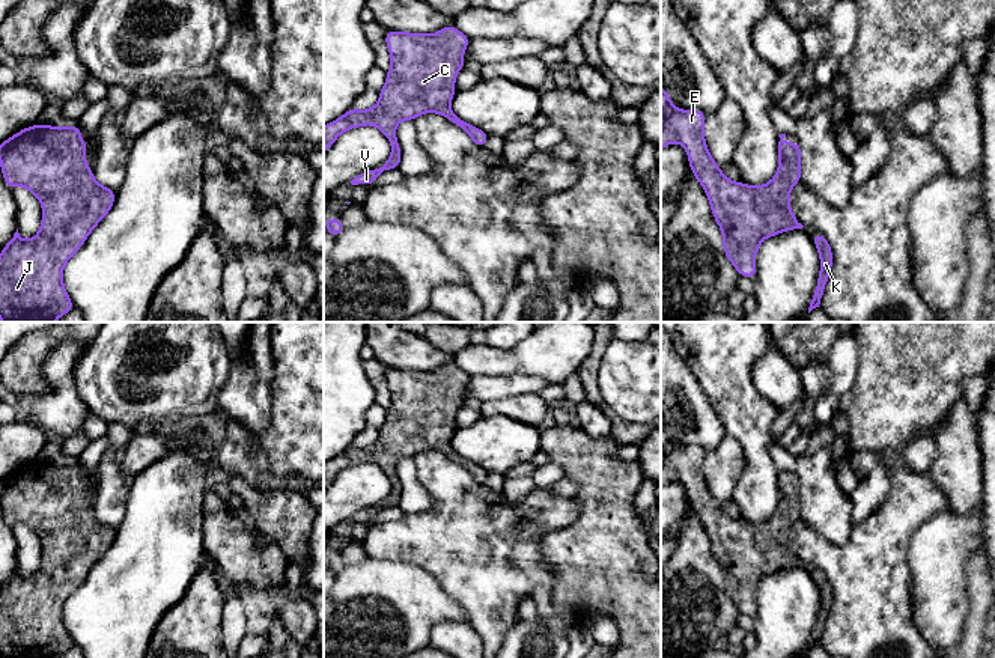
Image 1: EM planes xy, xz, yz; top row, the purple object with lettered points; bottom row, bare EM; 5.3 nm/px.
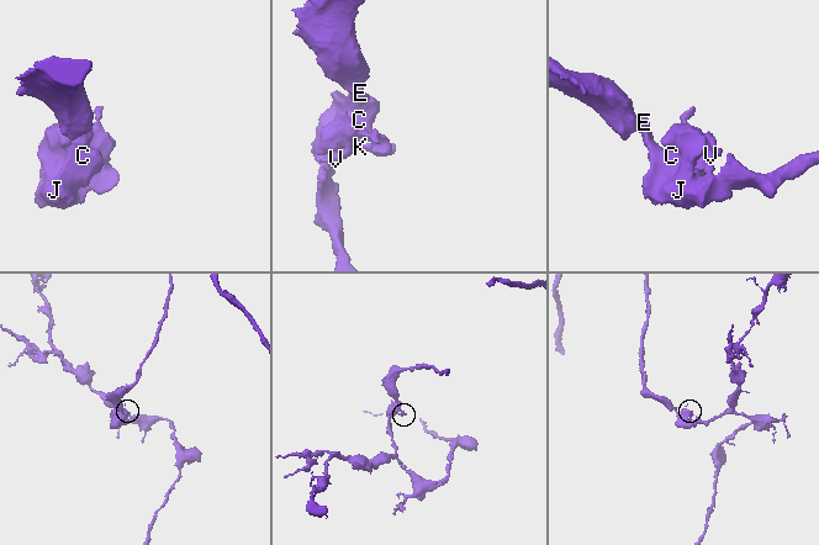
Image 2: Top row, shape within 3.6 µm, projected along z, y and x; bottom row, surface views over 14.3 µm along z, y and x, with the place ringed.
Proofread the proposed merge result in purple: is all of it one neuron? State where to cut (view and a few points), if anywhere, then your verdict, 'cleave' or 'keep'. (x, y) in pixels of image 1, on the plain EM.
no cut | keep

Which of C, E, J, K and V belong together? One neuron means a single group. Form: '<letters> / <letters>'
C E J K V

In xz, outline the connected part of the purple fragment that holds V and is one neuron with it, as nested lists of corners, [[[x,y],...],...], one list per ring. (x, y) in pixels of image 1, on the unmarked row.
[[[453,361],[438,370],[385,367],[391,404],[378,441],[367,447],[351,444],[324,464],[324,491],[340,471],[364,462],[379,465],[390,479],[390,495],[381,504],[357,512],[349,518],[352,522],[372,522],[381,510],[399,506],[402,488],[396,464],[400,458],[414,458],[423,450],[438,450],[462,465],[479,485],[486,482],[489,473],[459,456],[450,446],[456,431],[455,417],[465,404],[464,388],[470,378]]]

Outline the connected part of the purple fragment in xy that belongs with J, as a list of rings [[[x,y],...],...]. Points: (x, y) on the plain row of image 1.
[[[32,462],[0,480],[0,504],[5,521],[26,524],[42,542],[42,559],[39,569],[24,578],[18,566],[0,589],[0,658],[56,658],[74,644],[63,622],[63,605],[66,599],[81,586],[90,569],[113,545],[116,530],[93,516],[84,491],[87,480],[80,474],[83,468],[74,464]]]

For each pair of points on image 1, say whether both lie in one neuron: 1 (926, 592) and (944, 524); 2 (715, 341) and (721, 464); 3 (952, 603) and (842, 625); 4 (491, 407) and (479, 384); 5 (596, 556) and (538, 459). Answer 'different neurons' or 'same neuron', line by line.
1: same neuron
2: different neurons
3: different neurons
4: different neurons
5: different neurons

